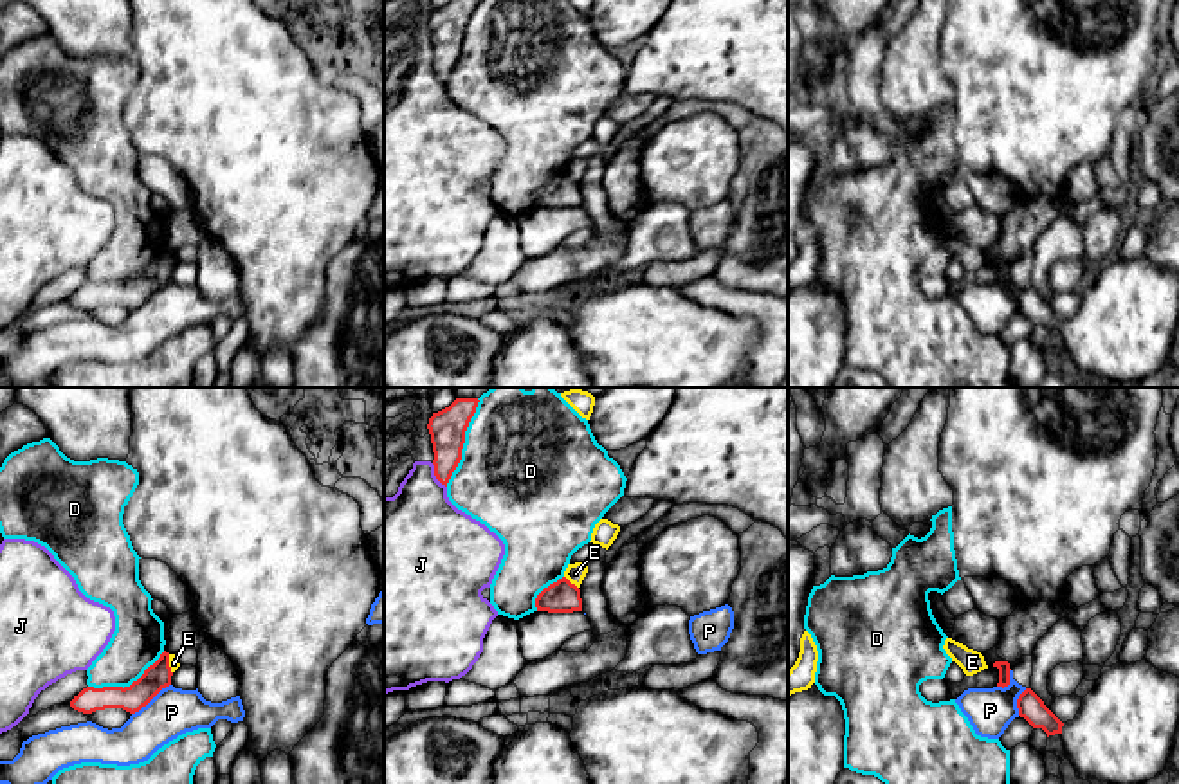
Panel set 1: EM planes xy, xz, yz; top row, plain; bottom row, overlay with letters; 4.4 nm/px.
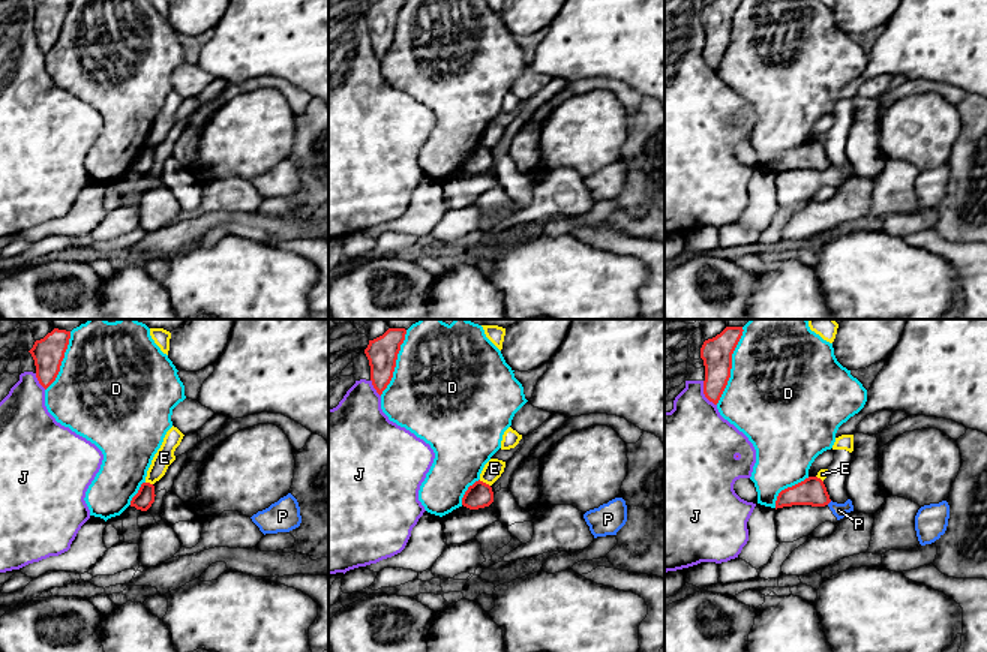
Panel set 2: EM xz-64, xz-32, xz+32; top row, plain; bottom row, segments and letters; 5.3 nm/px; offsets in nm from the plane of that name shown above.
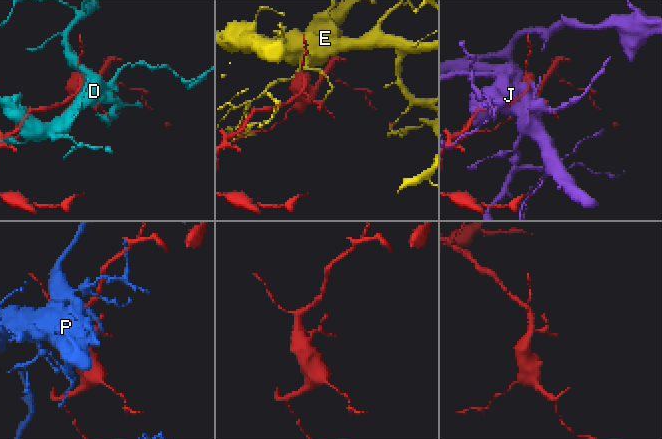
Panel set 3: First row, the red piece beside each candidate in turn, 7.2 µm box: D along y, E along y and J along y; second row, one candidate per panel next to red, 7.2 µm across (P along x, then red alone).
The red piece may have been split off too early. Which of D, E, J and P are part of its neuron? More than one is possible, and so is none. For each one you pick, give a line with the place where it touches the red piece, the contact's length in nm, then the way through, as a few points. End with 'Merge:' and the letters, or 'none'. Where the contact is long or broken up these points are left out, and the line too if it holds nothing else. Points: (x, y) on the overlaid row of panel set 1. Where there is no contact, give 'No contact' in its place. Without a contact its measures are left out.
Merge: none

